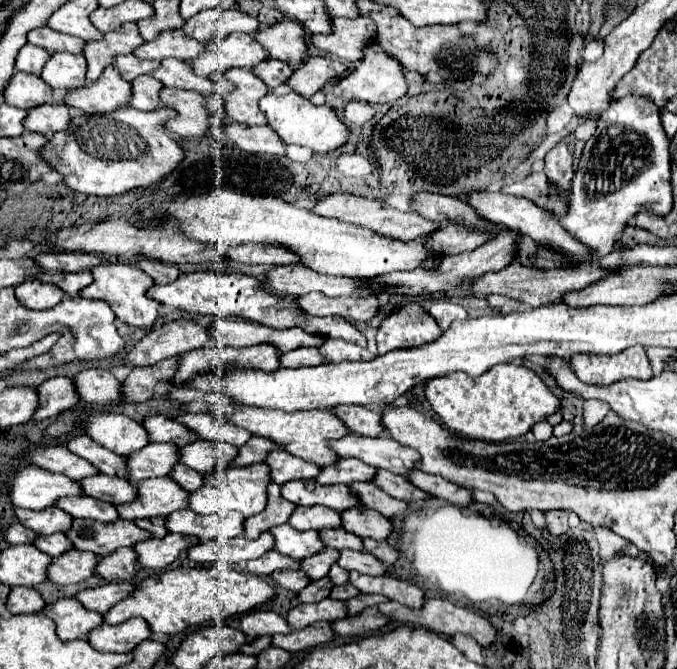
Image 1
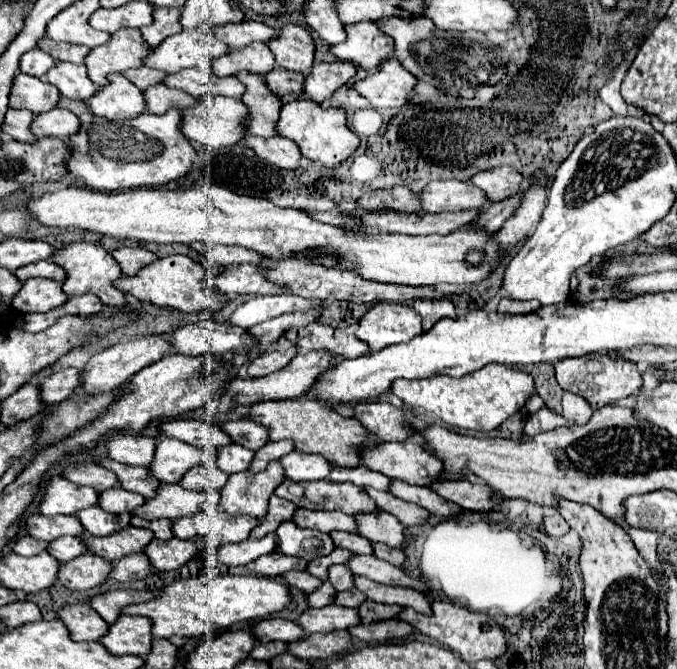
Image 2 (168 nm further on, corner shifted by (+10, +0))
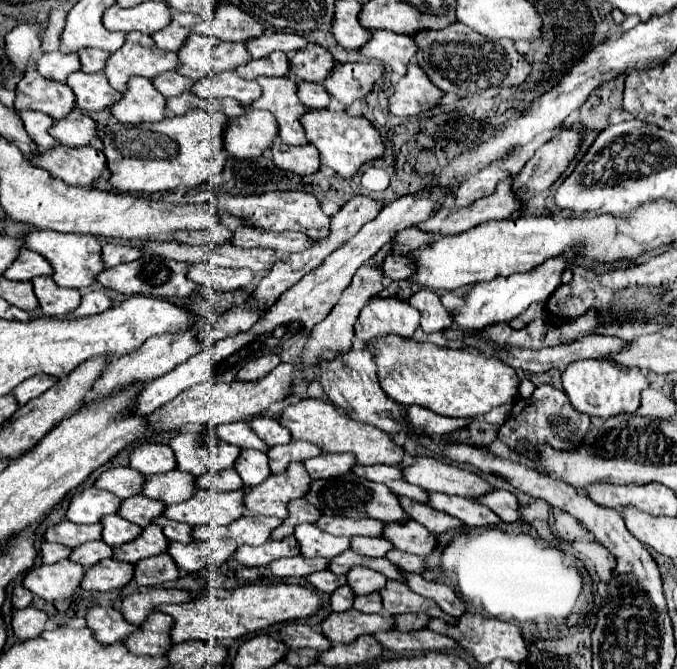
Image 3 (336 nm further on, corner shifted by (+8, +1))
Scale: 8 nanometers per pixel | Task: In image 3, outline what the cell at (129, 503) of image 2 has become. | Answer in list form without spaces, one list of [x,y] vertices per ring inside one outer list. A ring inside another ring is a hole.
[[[136,495],[136,497],[130,497],[126,499],[122,505],[120,505],[120,511],[118,515],[140,525],[140,527],[146,527],[152,523],[152,519],[160,517],[164,513],[166,505],[162,501],[156,501],[156,499],[150,499],[146,495]]]

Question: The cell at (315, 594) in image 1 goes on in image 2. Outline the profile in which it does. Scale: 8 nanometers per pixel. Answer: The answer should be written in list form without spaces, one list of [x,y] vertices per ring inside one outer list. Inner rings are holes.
[[[324,580],[320,588],[316,588],[314,592],[308,594],[308,606],[312,606],[312,608],[322,608],[322,606],[334,602],[334,596],[336,596],[334,586],[332,586],[328,580]]]

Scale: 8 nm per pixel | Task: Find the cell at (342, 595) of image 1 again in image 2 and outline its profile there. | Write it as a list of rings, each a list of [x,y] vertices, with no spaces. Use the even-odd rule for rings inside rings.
[[[352,588],[352,590],[344,590],[344,592],[338,592],[336,594],[336,604],[340,604],[340,606],[350,606],[350,608],[358,608],[362,602],[366,600],[366,596],[360,592],[360,590],[356,590],[356,588]]]

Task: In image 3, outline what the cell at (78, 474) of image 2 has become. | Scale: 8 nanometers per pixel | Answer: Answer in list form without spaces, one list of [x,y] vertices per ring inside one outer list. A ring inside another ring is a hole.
[[[116,467],[116,469],[104,471],[98,477],[96,487],[114,493],[120,499],[128,499],[128,497],[134,497],[134,495],[142,493],[144,481],[146,481],[146,477],[132,467]]]

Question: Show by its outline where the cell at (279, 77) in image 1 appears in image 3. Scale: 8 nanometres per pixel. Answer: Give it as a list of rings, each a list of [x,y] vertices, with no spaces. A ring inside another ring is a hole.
[[[298,83],[298,97],[306,109],[324,109],[330,103],[330,95],[322,83]]]

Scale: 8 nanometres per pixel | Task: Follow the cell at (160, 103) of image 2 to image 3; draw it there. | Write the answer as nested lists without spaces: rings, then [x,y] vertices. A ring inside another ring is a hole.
[[[184,93],[180,97],[168,99],[168,111],[172,115],[184,115],[190,109],[204,109],[204,101],[192,93]]]

